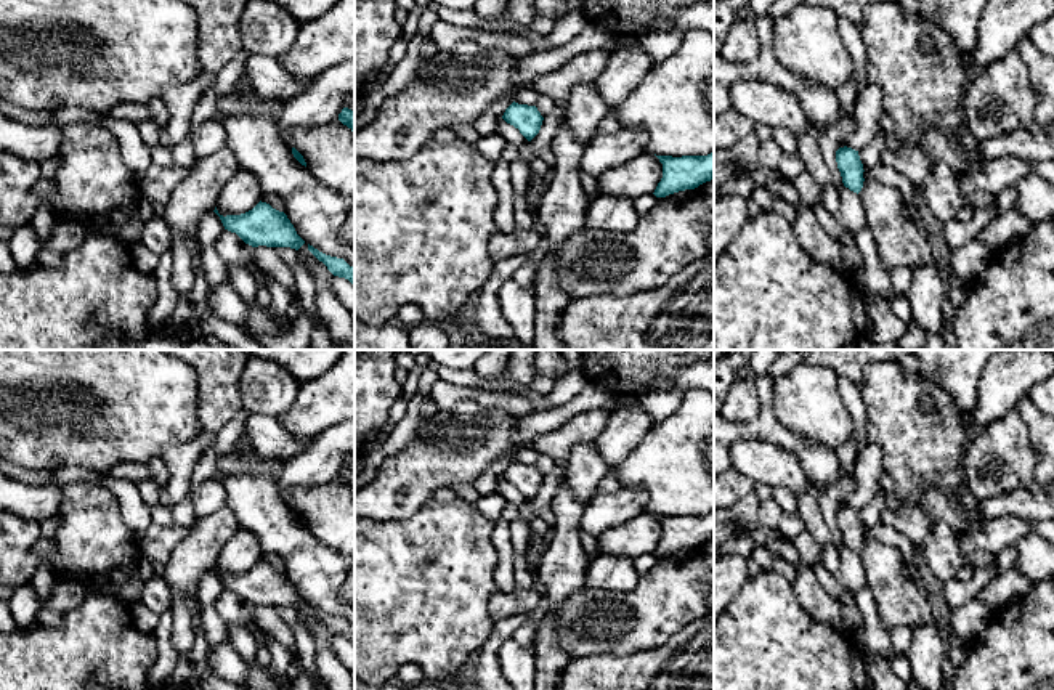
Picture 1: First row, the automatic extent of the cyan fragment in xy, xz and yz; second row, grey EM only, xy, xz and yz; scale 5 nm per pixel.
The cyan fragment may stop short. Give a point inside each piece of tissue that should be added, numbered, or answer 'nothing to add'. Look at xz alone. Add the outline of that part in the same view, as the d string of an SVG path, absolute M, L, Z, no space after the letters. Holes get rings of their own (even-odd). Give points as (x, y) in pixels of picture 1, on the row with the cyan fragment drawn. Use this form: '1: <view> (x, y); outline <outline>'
nothing to add

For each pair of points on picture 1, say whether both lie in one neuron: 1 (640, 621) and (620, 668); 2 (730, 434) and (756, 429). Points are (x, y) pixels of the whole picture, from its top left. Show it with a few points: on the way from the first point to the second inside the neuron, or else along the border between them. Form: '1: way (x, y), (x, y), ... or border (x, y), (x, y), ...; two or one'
1: border (660, 645), (626, 655), (586, 657); two
2: way (737, 430), (749, 430); one

